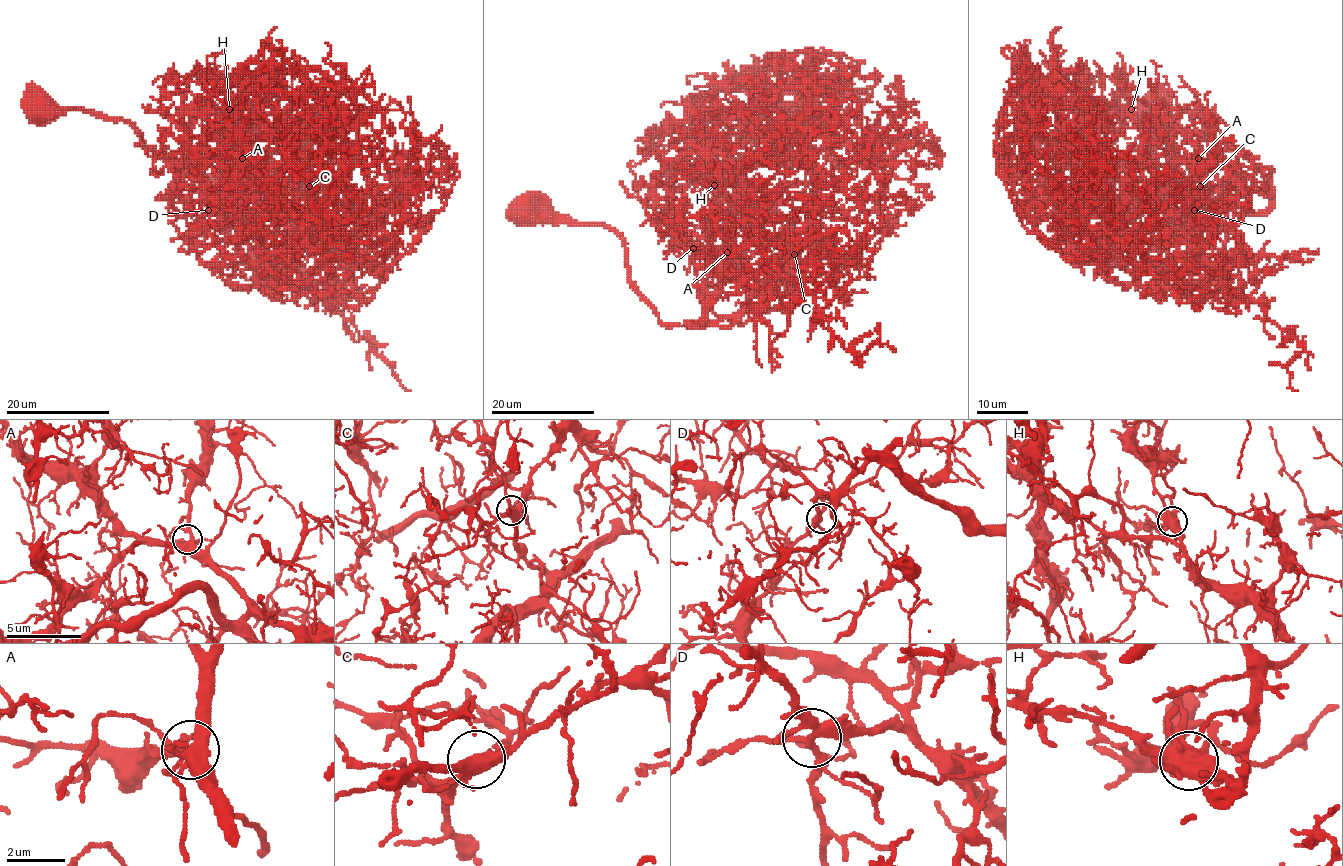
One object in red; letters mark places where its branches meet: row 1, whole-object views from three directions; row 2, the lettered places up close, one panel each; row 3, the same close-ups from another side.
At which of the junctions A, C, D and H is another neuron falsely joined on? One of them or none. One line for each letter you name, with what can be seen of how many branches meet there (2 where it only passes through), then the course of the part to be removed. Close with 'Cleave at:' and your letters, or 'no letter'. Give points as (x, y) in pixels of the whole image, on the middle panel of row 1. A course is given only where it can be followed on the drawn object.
Cleave at: no letter

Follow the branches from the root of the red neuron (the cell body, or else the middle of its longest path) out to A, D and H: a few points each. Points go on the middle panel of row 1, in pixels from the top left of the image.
A: (521, 205), (608, 225), (629, 284), (667, 325), (744, 307), (727, 252)
D: (521, 205), (608, 225), (629, 284), (667, 325), (718, 321), (745, 304), (731, 268), (693, 248)
H: (521, 205), (608, 225), (629, 284), (664, 324), (708, 324), (747, 299), (714, 185)

